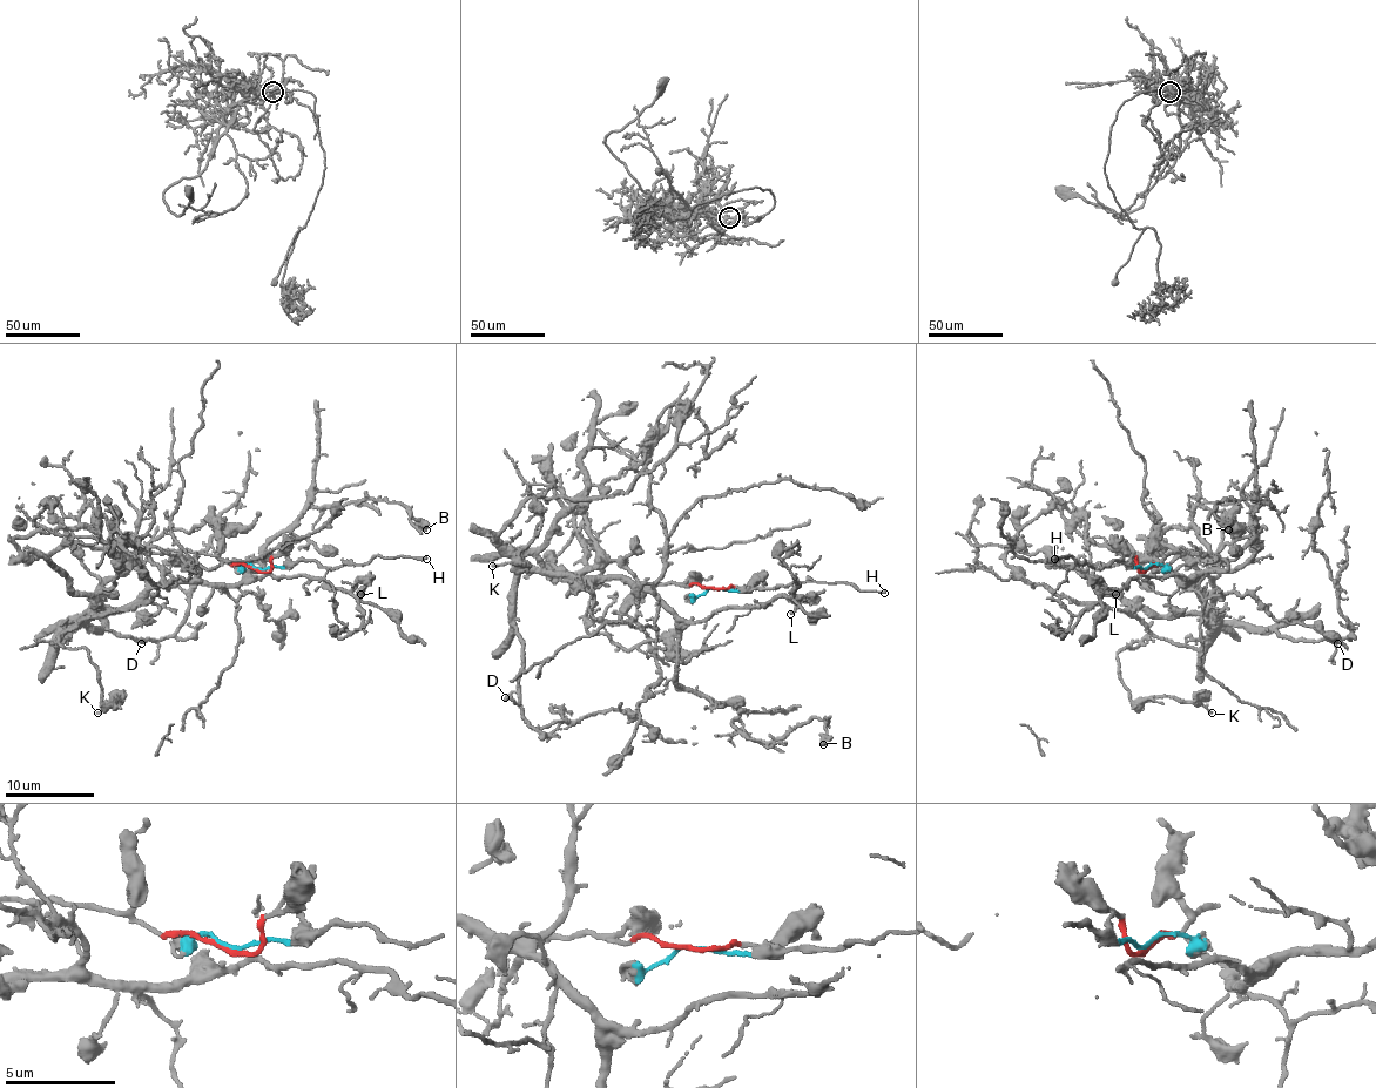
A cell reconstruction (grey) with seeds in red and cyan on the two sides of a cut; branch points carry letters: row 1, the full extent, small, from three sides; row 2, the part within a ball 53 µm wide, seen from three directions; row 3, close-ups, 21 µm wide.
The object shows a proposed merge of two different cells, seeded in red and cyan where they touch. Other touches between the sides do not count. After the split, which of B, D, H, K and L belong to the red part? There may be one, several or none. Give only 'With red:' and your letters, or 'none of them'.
With red: B, D, K, L

